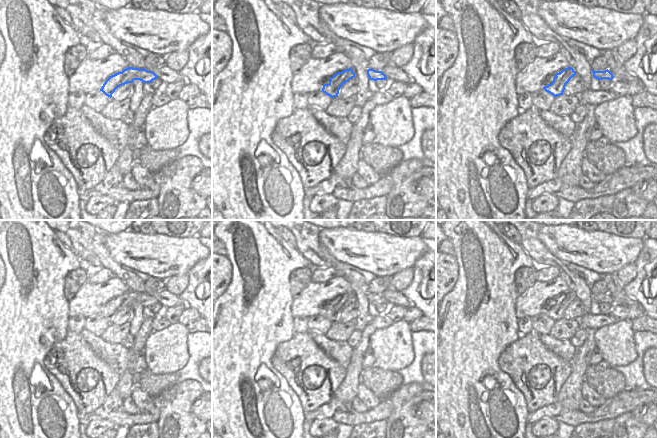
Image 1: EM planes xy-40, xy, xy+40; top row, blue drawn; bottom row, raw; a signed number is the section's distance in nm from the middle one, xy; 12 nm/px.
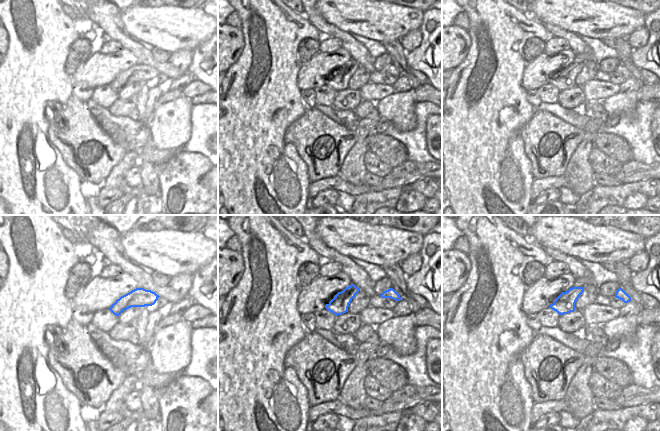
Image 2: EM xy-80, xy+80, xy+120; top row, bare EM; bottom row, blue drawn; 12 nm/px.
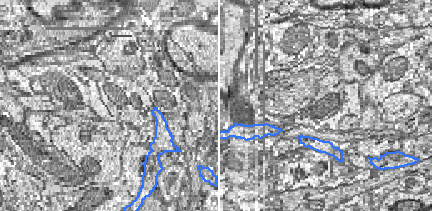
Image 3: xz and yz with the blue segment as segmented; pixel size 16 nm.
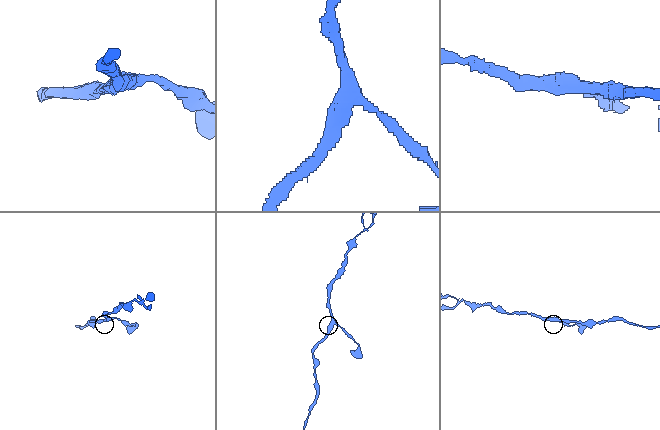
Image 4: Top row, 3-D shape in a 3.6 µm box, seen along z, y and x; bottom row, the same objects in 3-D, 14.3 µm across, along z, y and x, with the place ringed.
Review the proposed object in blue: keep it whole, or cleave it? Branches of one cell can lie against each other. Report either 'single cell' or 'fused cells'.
single cell

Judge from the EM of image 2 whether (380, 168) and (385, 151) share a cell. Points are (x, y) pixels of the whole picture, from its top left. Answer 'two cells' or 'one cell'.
two cells

